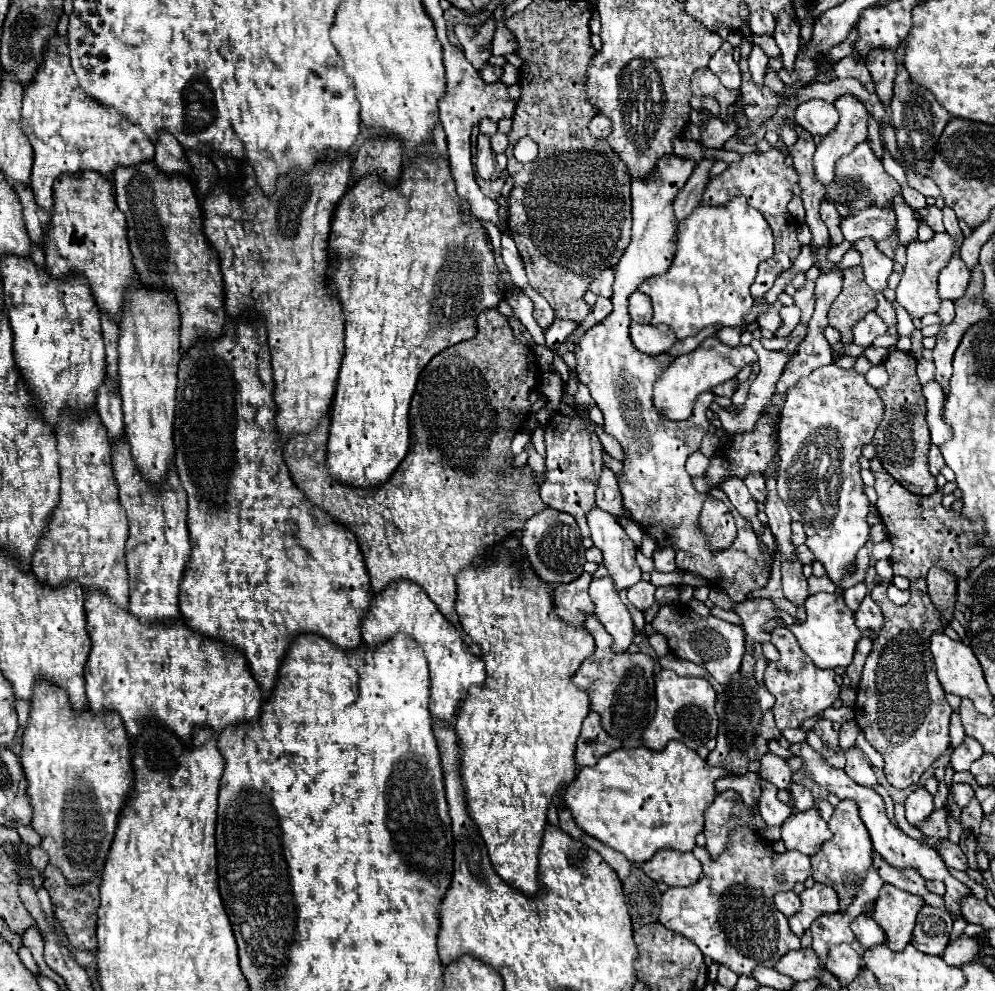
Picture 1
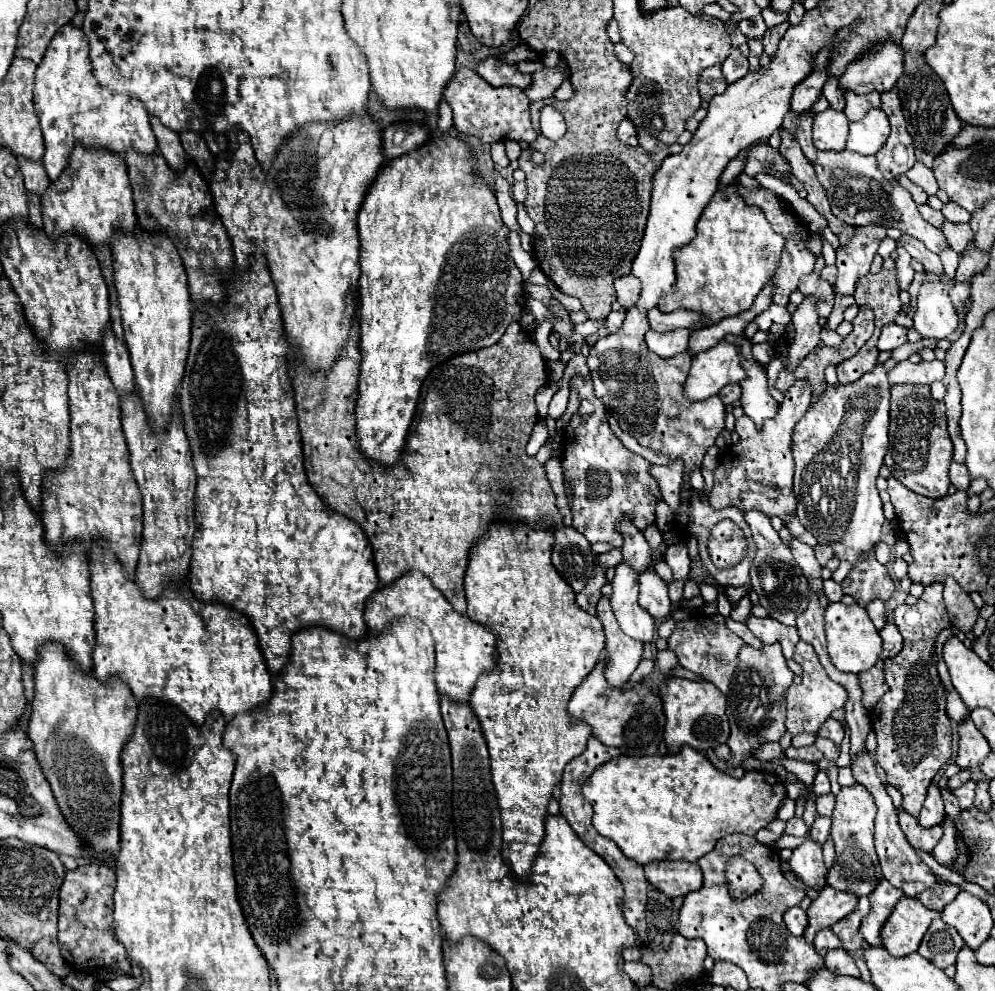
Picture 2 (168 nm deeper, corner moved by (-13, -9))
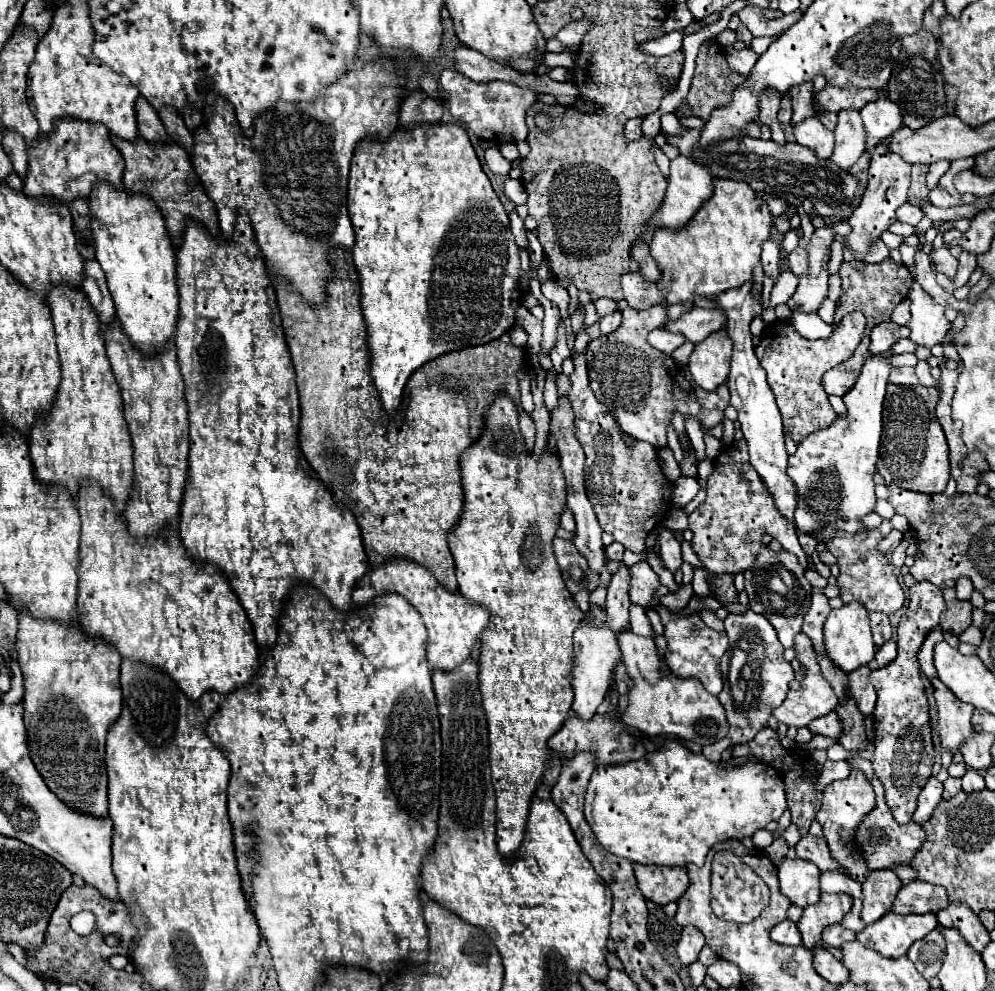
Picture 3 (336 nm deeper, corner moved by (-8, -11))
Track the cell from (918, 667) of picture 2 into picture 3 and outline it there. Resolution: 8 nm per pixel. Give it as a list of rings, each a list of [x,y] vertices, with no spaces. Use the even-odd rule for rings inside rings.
[[[916,583],[910,589],[908,595],[908,609],[904,613],[904,617],[898,623],[898,631],[896,631],[896,643],[898,643],[898,657],[882,667],[870,673],[870,681],[878,691],[878,701],[876,701],[876,709],[874,709],[874,759],[872,759],[872,767],[874,767],[874,775],[880,779],[880,783],[884,785],[886,791],[886,803],[894,815],[894,819],[898,823],[910,823],[912,821],[912,813],[916,809],[916,799],[922,791],[922,787],[926,785],[928,777],[932,775],[932,767],[936,763],[936,751],[934,751],[934,743],[932,743],[932,725],[930,725],[930,711],[928,711],[928,697],[926,697],[926,685],[924,679],[920,675],[920,665],[918,665],[918,651],[926,639],[926,635],[938,625],[938,617],[944,611],[944,599],[942,599],[942,589],[938,589],[932,583]]]

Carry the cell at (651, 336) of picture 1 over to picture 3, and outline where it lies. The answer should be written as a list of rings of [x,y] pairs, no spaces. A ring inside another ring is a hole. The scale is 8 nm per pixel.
[[[662,327],[648,333],[648,343],[650,343],[654,349],[658,349],[658,351],[662,351],[662,353],[668,353],[668,355],[670,355],[676,347],[680,347],[684,341],[686,341],[686,339],[682,337],[682,333],[668,333],[668,331],[662,329]]]

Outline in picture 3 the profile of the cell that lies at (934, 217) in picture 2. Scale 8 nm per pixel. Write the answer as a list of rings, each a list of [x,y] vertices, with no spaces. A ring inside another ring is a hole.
[[[904,203],[902,207],[898,207],[896,217],[898,217],[898,221],[902,221],[902,223],[910,223],[910,225],[914,225],[914,227],[916,227],[916,225],[922,221],[924,213],[922,213],[922,211],[920,211],[916,205]]]

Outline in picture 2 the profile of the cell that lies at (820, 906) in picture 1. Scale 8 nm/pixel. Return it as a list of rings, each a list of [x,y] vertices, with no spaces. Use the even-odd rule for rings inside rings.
[[[825,887],[817,899],[813,899],[811,907],[807,909],[809,925],[805,929],[805,941],[813,943],[817,931],[831,927],[833,923],[847,917],[857,907],[857,897],[847,891],[837,891],[833,887]]]

